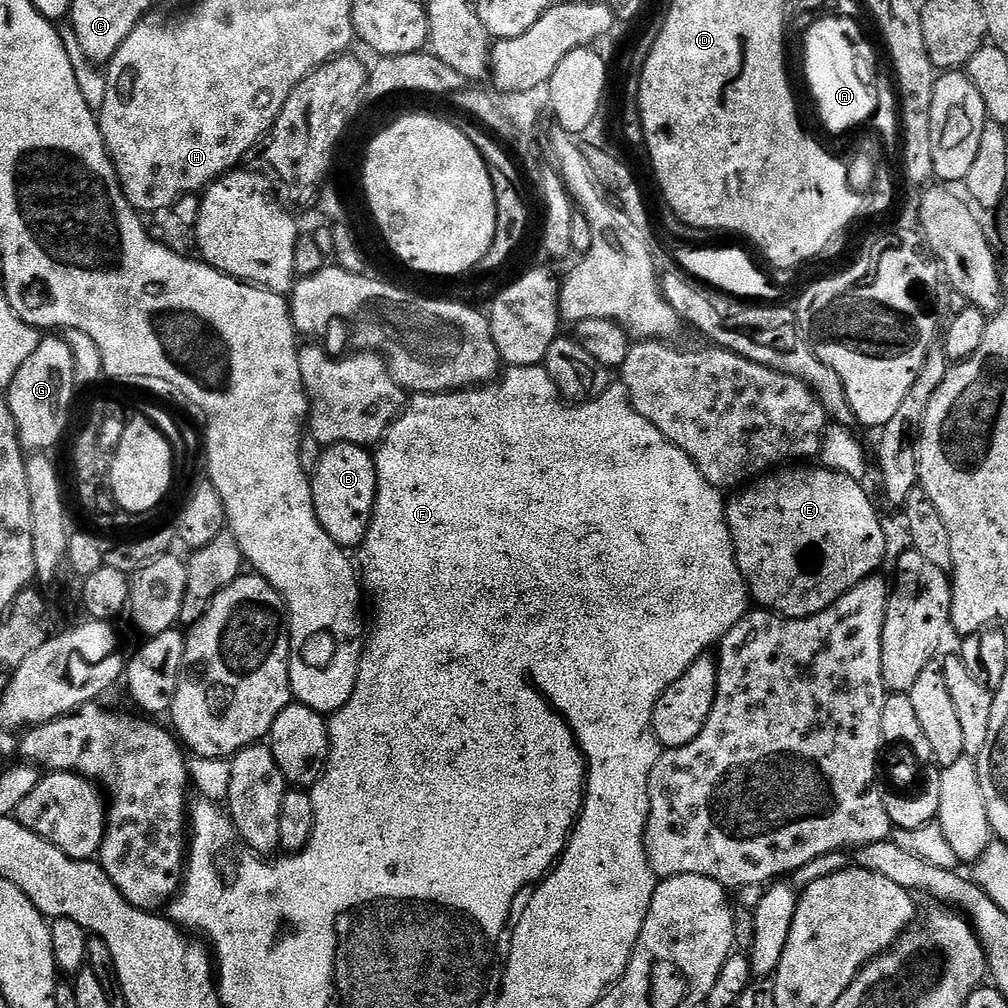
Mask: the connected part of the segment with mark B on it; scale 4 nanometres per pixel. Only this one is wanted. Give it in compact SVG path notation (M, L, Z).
M352 444L325 447L310 479L318 522L341 548L355 549L368 532L376 501L376 461L373 453L367 447Z

